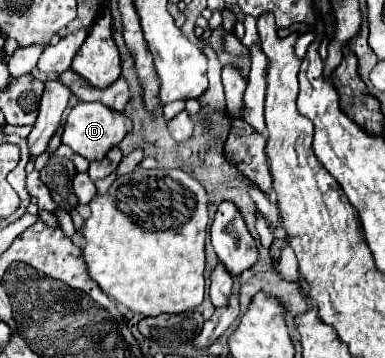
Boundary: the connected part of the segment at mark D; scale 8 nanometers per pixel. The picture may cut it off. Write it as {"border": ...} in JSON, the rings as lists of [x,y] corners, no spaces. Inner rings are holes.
{"border":[[[78,102],[66,118],[62,144],[70,146],[76,154],[84,156],[90,162],[102,160],[106,156],[106,152],[110,148],[118,146],[130,130],[132,130],[132,120],[124,112],[116,112],[108,106],[104,106],[102,102]]]}

